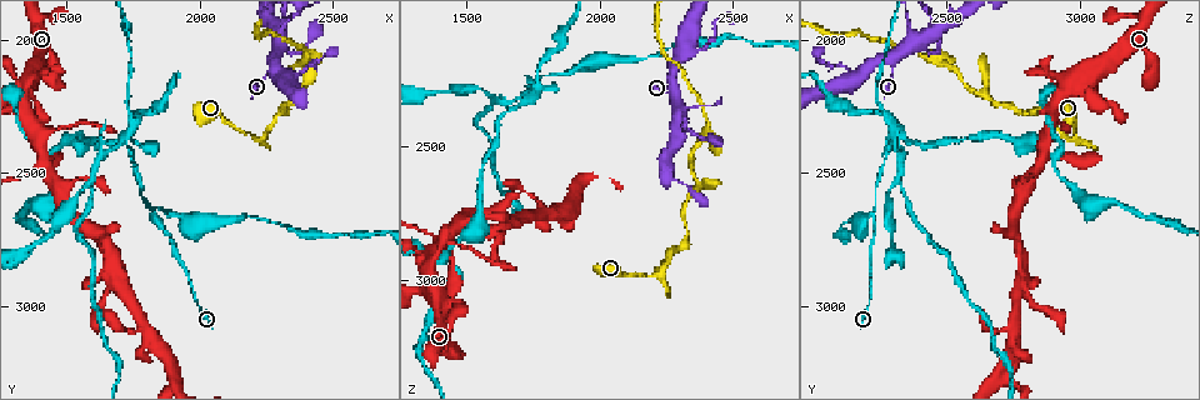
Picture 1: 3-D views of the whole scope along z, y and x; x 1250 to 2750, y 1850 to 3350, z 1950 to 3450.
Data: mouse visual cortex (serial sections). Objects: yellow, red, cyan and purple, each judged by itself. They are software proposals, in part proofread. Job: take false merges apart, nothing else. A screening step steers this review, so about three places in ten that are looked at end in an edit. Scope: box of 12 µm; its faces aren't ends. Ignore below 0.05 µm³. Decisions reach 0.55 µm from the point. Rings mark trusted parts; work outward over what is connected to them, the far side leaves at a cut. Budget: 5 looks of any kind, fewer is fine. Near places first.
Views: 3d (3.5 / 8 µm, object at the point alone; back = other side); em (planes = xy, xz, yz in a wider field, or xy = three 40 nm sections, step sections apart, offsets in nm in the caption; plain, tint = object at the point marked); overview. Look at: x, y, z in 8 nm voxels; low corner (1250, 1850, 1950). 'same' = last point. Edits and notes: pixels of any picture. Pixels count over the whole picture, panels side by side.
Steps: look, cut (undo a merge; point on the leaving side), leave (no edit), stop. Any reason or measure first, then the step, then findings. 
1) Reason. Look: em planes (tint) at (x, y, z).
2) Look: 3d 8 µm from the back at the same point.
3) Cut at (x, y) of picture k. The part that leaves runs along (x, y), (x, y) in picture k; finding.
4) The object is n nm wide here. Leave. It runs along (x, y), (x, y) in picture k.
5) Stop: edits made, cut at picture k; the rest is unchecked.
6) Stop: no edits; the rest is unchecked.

Look: 3d 3.5 µm at (2300, 2000, 2400).

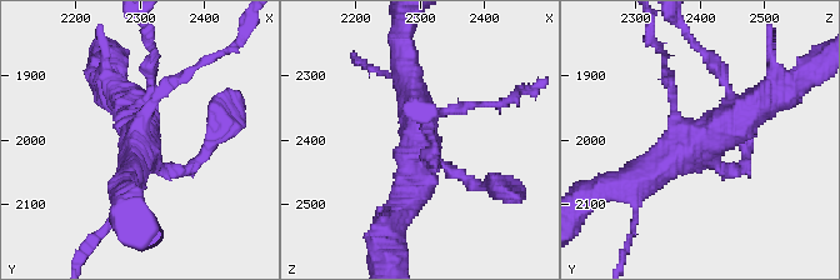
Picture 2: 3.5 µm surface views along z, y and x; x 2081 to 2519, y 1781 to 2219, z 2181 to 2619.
Now the EM. Look: em planes (tint) at (2295, 2000, 2400).

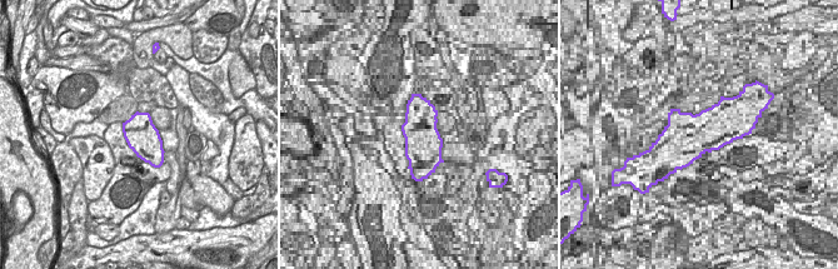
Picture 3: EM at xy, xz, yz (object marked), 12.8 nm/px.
Cut it another way. Look: em xy step 5 (tint) at the same point.

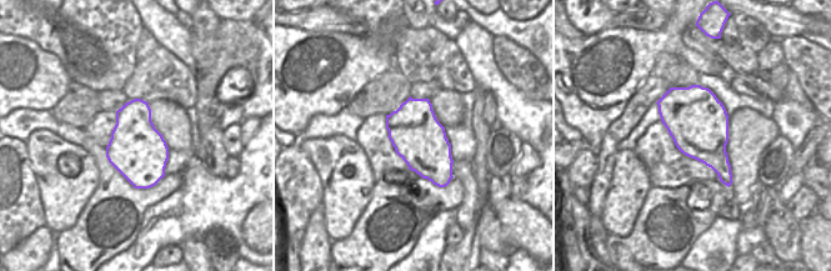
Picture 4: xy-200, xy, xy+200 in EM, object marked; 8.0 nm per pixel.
Leave. Continuous, no second cell.

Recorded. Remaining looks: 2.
Thin neck. Look: 3d 3.5 µm from the back at (1830, 2670, 2240).

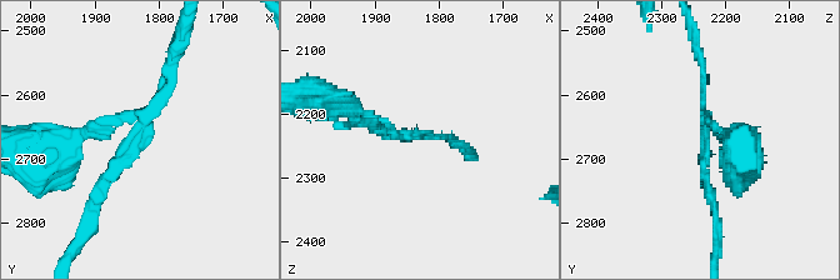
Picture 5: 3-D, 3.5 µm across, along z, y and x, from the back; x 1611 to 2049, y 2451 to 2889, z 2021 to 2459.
Look: em xy step 2 (tint) at (1835, 2660, 2235).

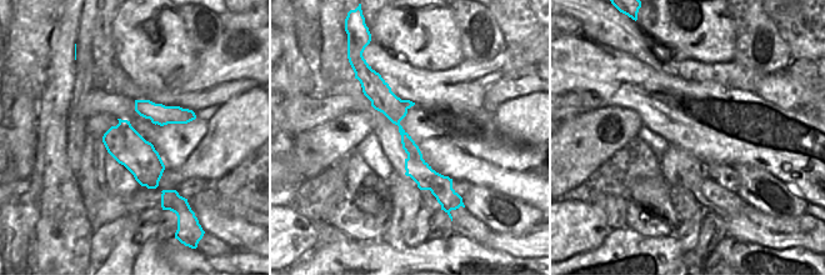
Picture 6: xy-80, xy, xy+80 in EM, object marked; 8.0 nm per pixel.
The arms are 100, 150, 150 nm wide. Cut at (79, 135) of picture 5. The part that leaves runs along (118, 120), (64, 146), (33, 146) in picture 5; a second cell is stuck on.

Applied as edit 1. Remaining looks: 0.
Stop: edits made, cut at picture 5; the rest is unchecked.

